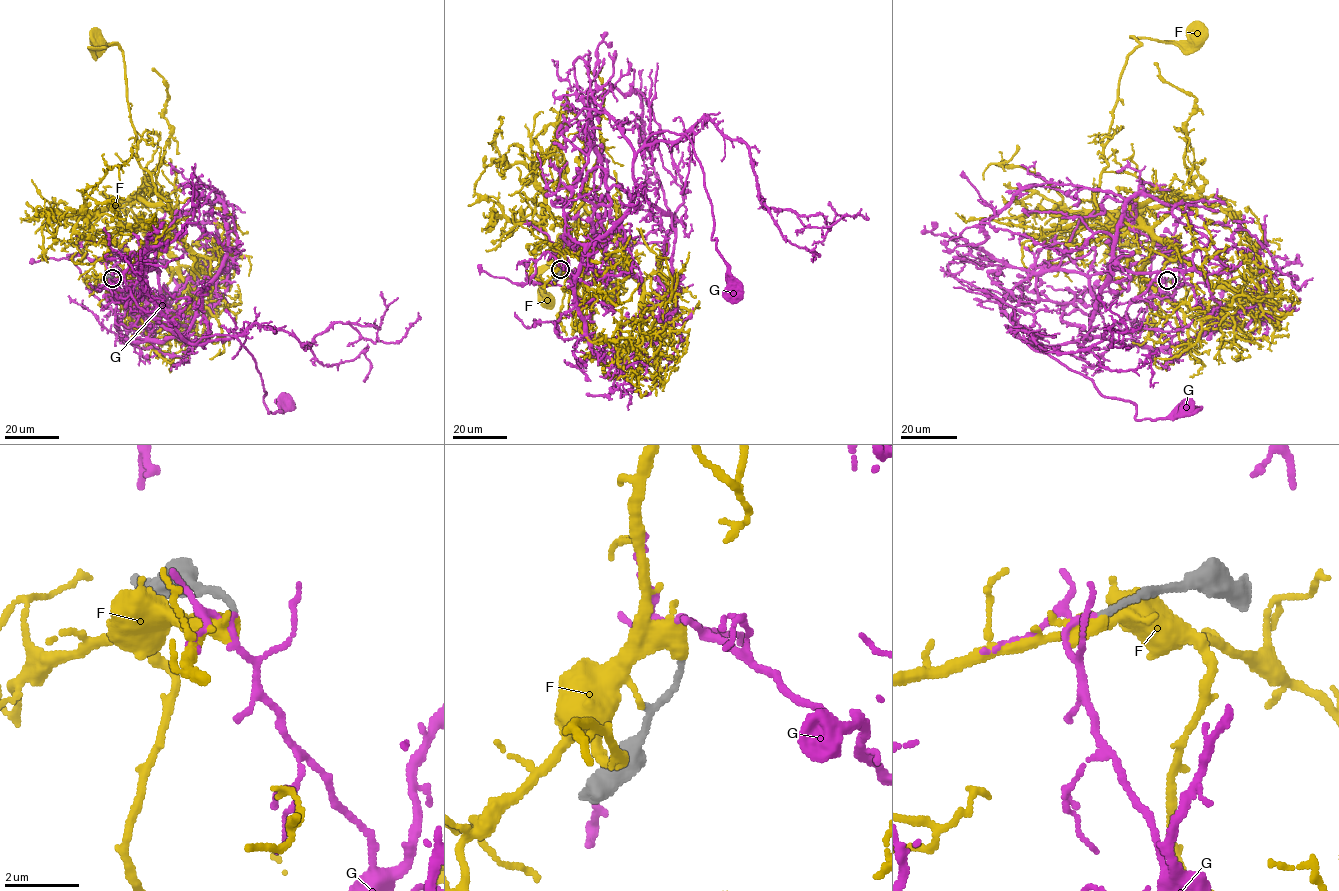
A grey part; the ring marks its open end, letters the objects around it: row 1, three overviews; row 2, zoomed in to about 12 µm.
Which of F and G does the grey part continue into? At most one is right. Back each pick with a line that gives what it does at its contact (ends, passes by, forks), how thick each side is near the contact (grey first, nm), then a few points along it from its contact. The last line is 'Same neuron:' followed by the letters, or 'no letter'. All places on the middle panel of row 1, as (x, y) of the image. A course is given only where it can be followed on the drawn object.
G: it passes by | 150/120 nm | via (560, 269), (591, 284), (601, 273), (583, 253), (632, 202), (633, 157), (684, 133), (732, 288)
Same neuron: G

